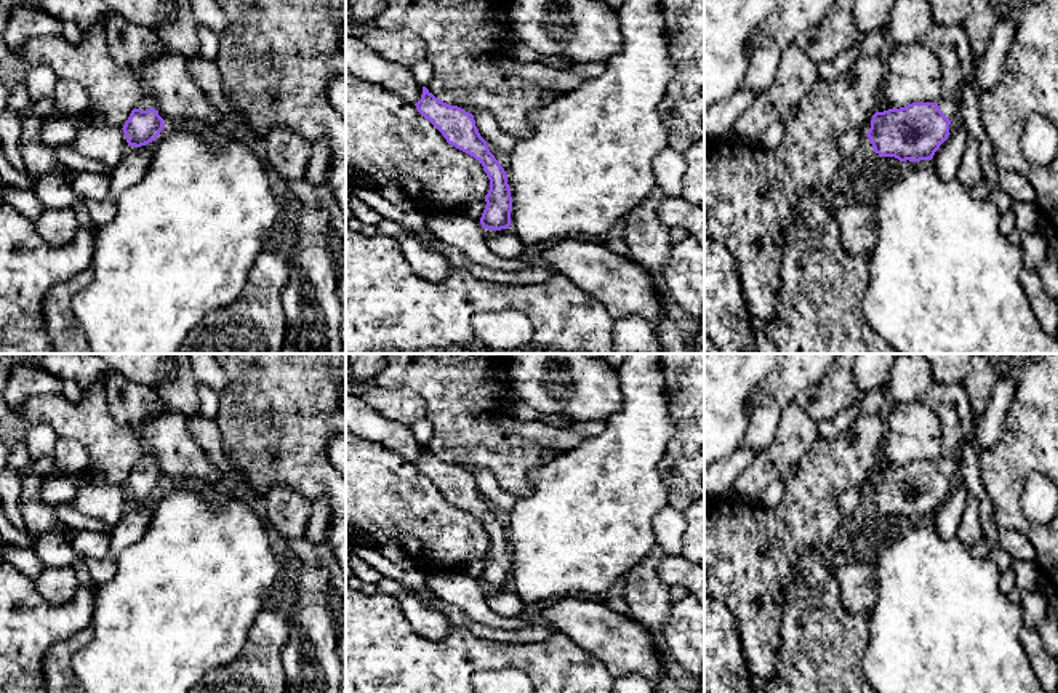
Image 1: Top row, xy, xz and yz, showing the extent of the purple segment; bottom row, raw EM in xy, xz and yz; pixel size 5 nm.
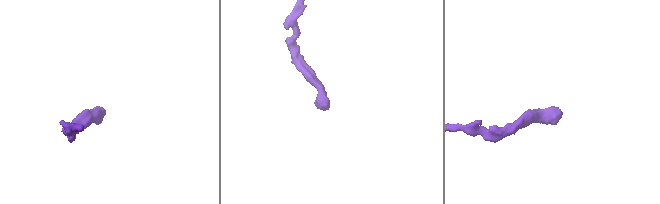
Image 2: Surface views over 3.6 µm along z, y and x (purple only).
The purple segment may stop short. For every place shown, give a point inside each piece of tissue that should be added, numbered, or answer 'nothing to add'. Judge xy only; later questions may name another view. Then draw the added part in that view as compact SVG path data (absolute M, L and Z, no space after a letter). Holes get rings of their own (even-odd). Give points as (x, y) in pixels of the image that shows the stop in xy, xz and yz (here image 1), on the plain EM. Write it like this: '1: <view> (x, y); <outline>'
1: xy (148, 460); M150 450L144 453L144 456L139 459L139 463L134 467L141 469L155 467L162 475L160 463Z

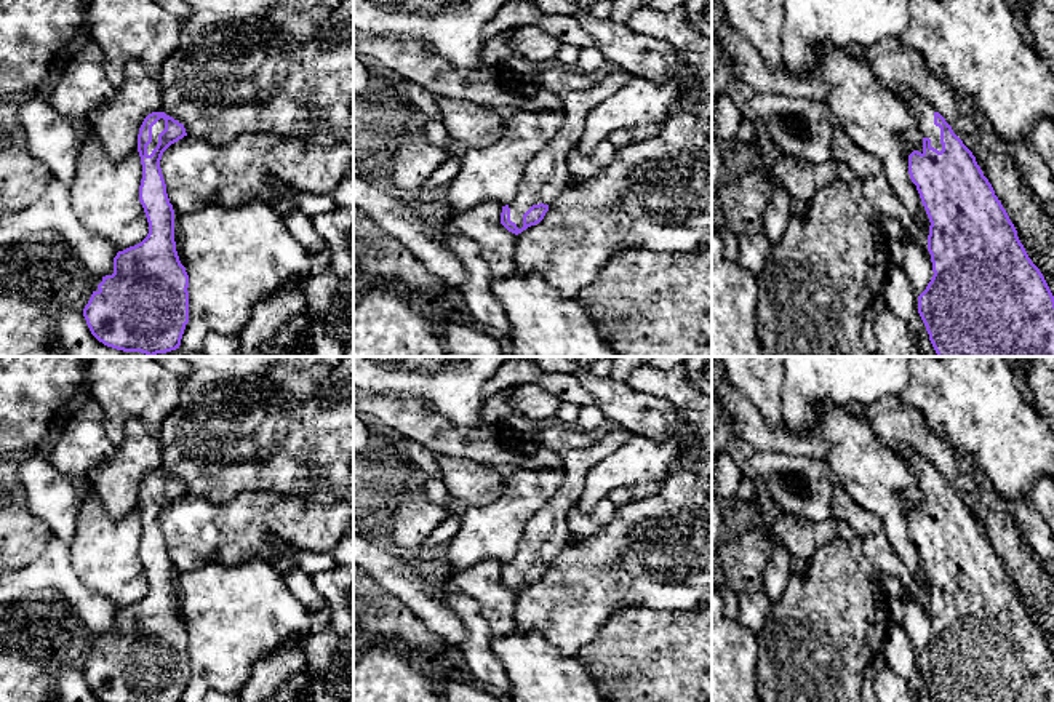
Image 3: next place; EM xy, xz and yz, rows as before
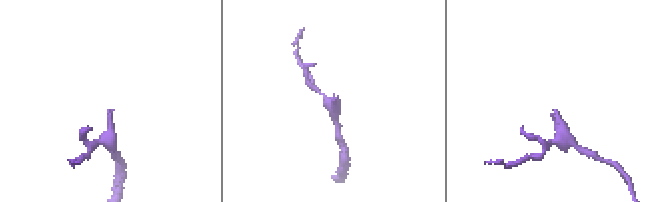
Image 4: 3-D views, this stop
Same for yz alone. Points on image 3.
1: yz (923, 470); M907 453L905 457L902 457L905 465L908 467L910 473L915 477L918 488L923 496L931 497L931 505L942 509L940 502L940 486L934 483L934 470L936 467L923 459L916 453Z

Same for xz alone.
1: xz (546, 533); M617 427L595 440L593 445L582 449L569 449L563 454L565 480L550 501L525 525L523 539L509 561L510 579L518 587L523 585L523 572L533 563L550 563L565 547L571 531L566 525L566 513L577 505L585 486L589 470L603 461L617 446L625 443L632 433Z

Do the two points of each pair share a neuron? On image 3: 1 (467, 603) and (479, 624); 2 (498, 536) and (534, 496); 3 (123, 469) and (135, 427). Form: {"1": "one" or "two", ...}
{"1": "one", "2": "one", "3": "one"}

